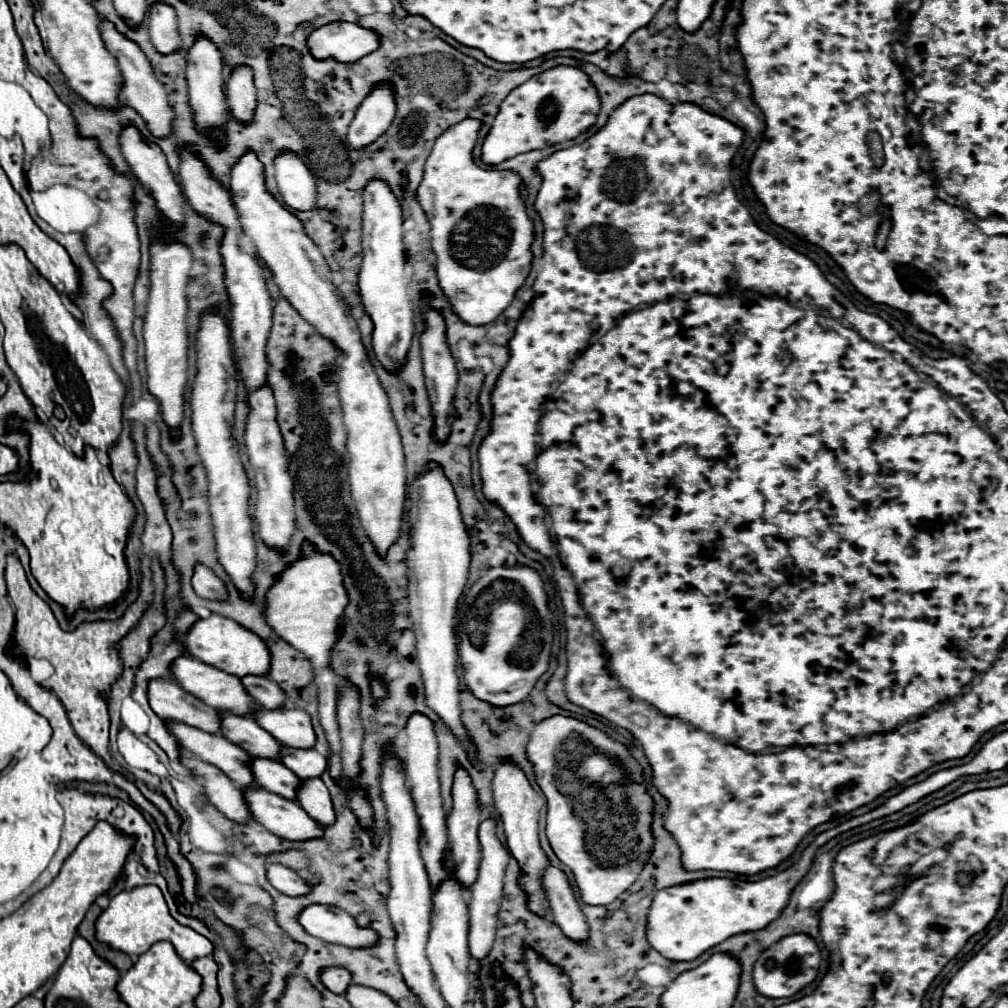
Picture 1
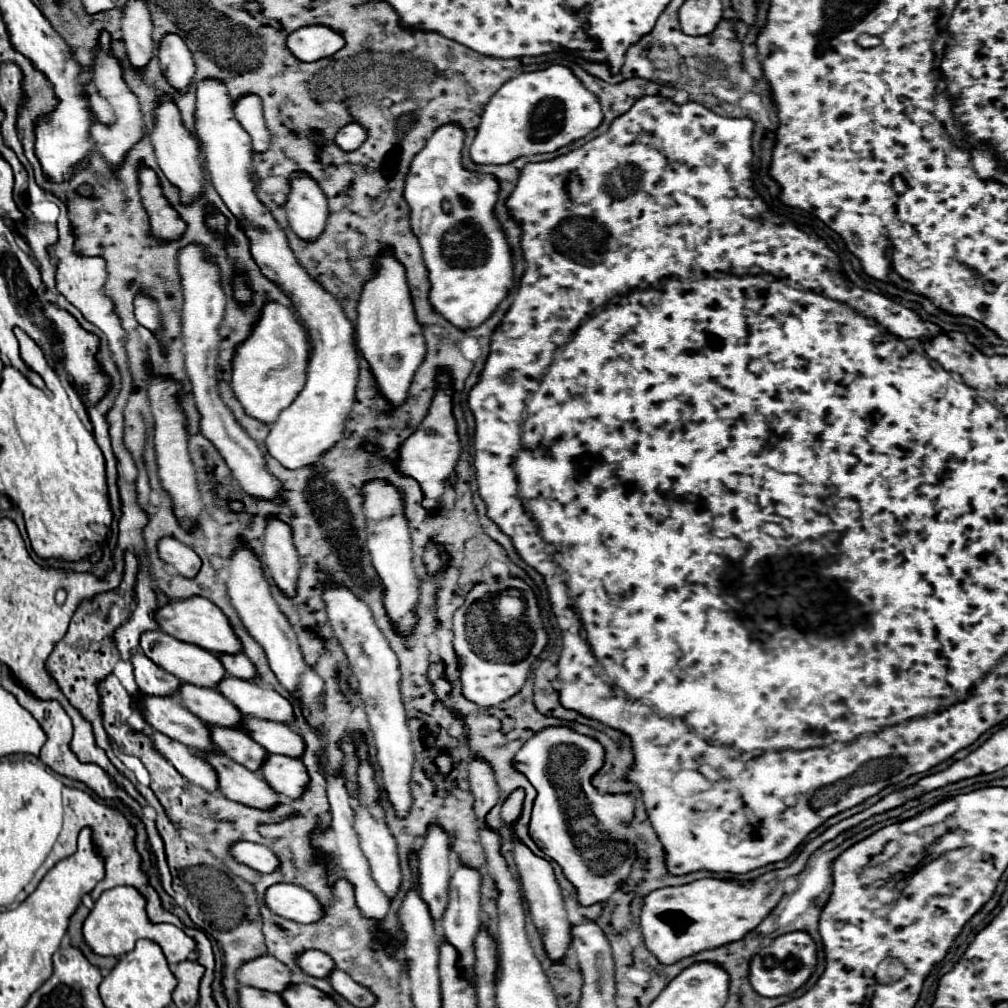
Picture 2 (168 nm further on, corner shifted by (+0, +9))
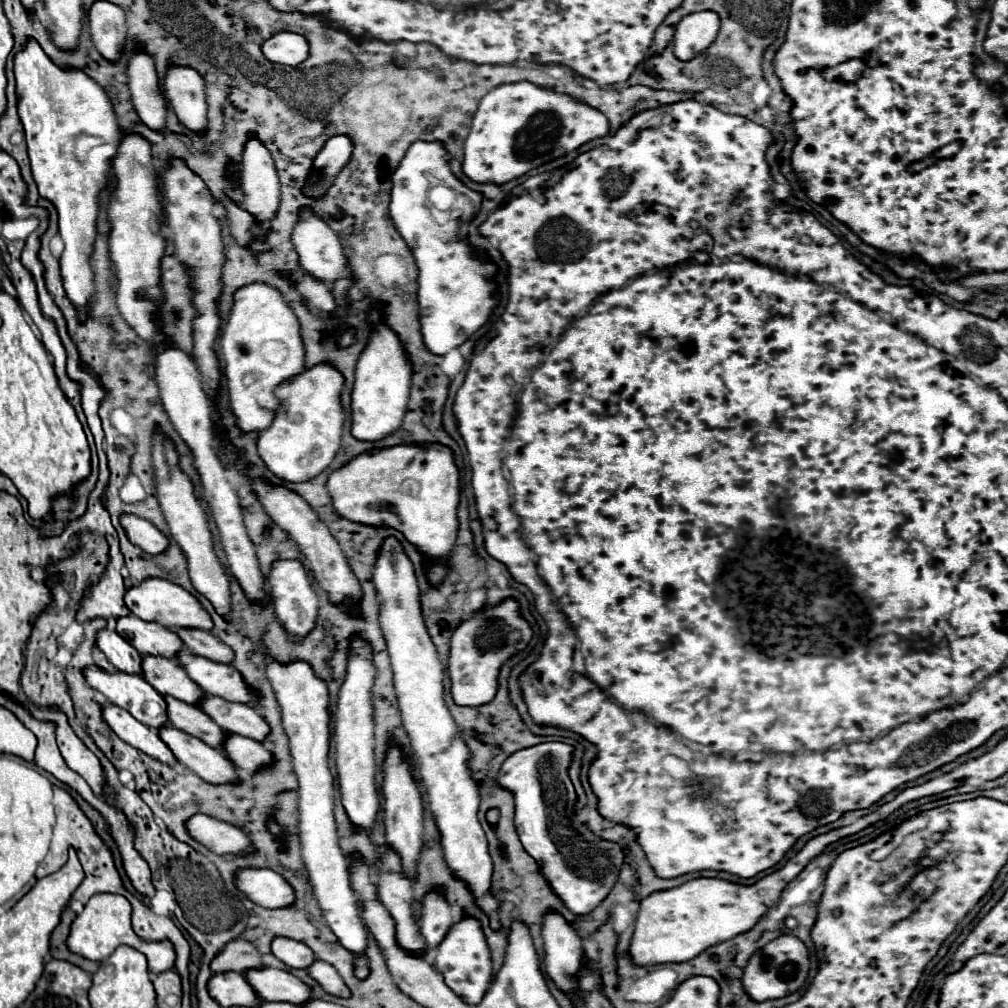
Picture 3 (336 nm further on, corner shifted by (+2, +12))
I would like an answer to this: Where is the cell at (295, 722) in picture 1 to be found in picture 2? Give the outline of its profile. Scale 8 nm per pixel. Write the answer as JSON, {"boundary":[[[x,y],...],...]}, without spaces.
{"boundary":[[[224,677],[218,683],[218,691],[230,699],[242,711],[242,715],[254,715],[256,719],[270,719],[288,725],[294,723],[292,703],[274,689],[262,687],[256,681]]]}

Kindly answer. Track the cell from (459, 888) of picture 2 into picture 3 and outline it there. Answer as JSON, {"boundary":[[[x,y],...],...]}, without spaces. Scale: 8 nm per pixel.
{"boundary":[[[462,918],[458,924],[452,926],[448,936],[442,940],[438,948],[429,949],[424,959],[433,966],[438,966],[440,974],[444,976],[446,986],[458,994],[466,1004],[478,1004],[488,992],[492,980],[492,966],[490,966],[490,950],[485,940],[483,930],[480,930],[478,920]]]}

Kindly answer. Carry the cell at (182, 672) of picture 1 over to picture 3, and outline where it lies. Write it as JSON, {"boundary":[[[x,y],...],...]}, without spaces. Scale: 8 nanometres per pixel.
{"boundary":[[[134,614],[116,618],[116,632],[132,644],[140,654],[154,654],[164,658],[176,658],[176,652],[180,652],[182,640],[166,626],[160,626],[156,622],[146,622],[136,618]]]}

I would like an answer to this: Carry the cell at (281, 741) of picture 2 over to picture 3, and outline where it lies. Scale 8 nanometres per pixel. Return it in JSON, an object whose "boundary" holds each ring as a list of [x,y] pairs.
{"boundary":[[[208,696],[196,704],[206,716],[210,716],[224,732],[234,732],[252,740],[264,740],[264,736],[270,732],[268,724],[262,720],[262,716],[240,702],[230,702],[220,696]]]}

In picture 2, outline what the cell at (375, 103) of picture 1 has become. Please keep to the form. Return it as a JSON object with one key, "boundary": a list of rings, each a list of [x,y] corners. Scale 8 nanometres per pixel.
{"boundary":[[[348,123],[348,125],[344,125],[340,131],[338,131],[338,135],[336,135],[336,143],[344,149],[344,151],[354,151],[354,149],[358,149],[364,141],[366,141],[366,137],[368,137],[368,131],[360,125],[360,123]]]}

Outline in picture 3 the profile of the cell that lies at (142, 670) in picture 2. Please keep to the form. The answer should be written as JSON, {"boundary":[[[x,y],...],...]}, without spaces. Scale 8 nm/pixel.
{"boundary":[[[104,628],[96,634],[96,648],[104,652],[104,656],[122,672],[142,674],[140,662],[142,656],[132,648],[122,636],[118,636],[112,628]]]}

